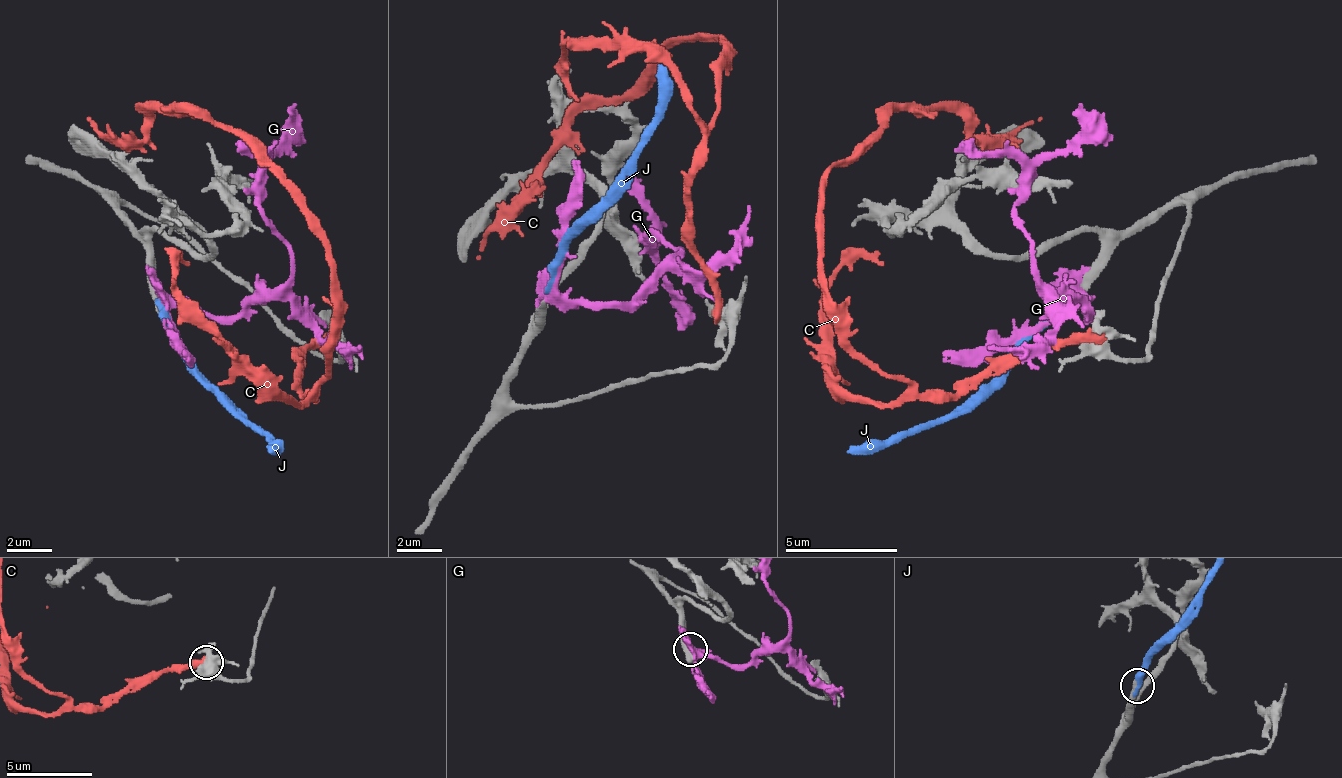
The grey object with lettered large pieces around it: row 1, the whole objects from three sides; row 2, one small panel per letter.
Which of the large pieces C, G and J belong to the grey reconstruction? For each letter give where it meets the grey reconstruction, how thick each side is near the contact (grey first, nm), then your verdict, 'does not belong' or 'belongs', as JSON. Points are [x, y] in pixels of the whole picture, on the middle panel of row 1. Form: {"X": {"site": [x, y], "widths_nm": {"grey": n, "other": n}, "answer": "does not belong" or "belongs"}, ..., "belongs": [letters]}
{"C": {"site": [720, 310], "widths_nm": {"grey": 440, "other": 400}, "answer": "does not belong"}, "G": {"site": [550, 287], "widths_nm": {"grey": 480, "other": 460}, "answer": "does not belong"}, "J": {"site": [550, 279], "widths_nm": {"grey": 400, "other": 420}, "answer": "belongs"}, "belongs": ["J"]}

